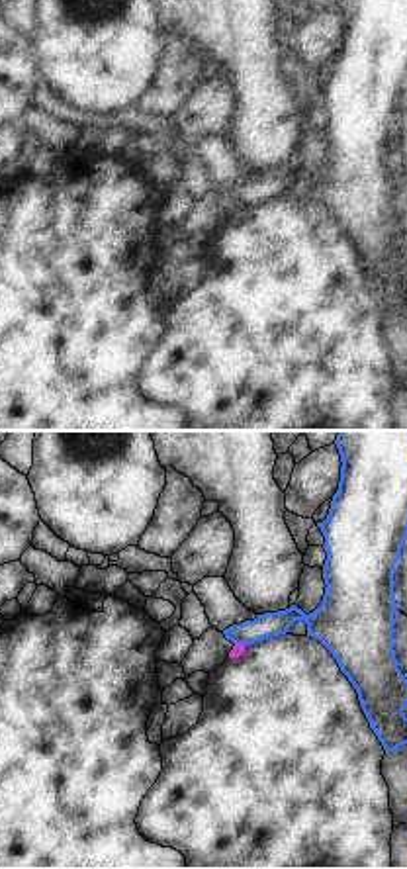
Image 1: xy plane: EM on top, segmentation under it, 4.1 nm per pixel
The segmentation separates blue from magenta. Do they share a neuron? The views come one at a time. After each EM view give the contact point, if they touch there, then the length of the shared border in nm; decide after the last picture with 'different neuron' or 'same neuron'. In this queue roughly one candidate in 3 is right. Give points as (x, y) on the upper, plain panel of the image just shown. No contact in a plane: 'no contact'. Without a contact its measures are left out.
meets blue at (241, 204); contact 50 nm long

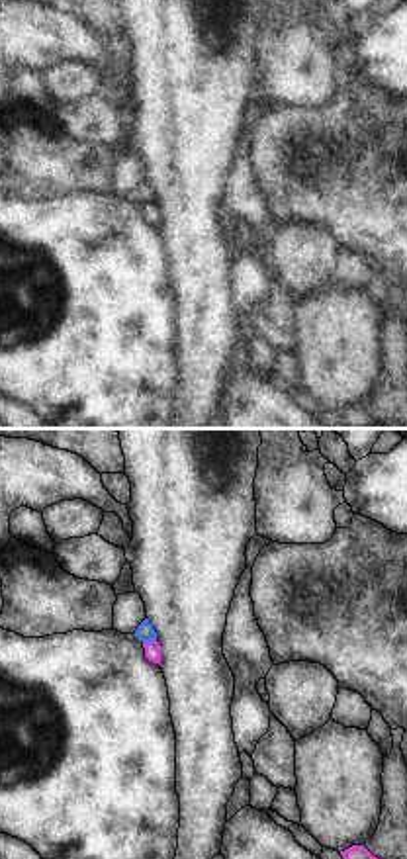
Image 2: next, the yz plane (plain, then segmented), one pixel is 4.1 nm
meets blue at (149, 202); contact 60 nm long

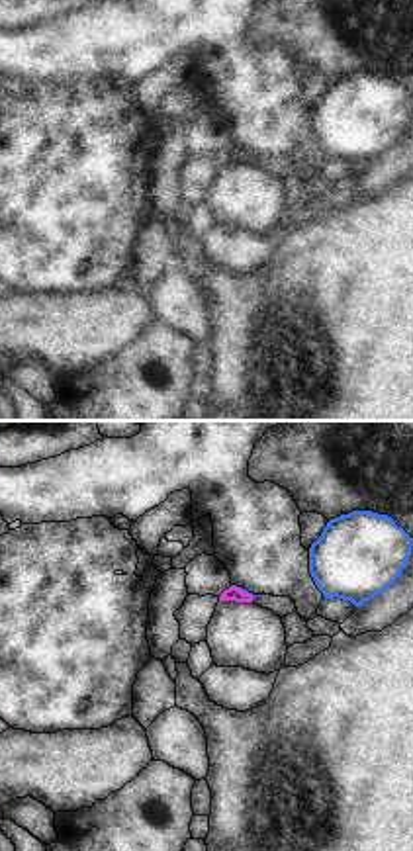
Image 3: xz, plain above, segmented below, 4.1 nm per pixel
meets blue at (243, 153); contact 110 nm long

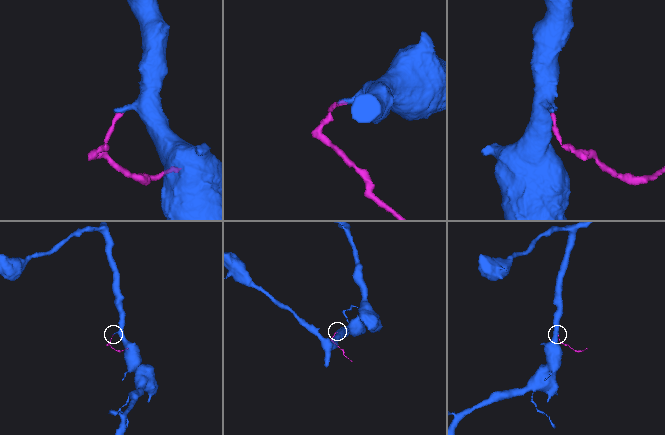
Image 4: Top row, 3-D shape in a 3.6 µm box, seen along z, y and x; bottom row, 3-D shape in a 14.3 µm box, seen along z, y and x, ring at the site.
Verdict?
different neuron

